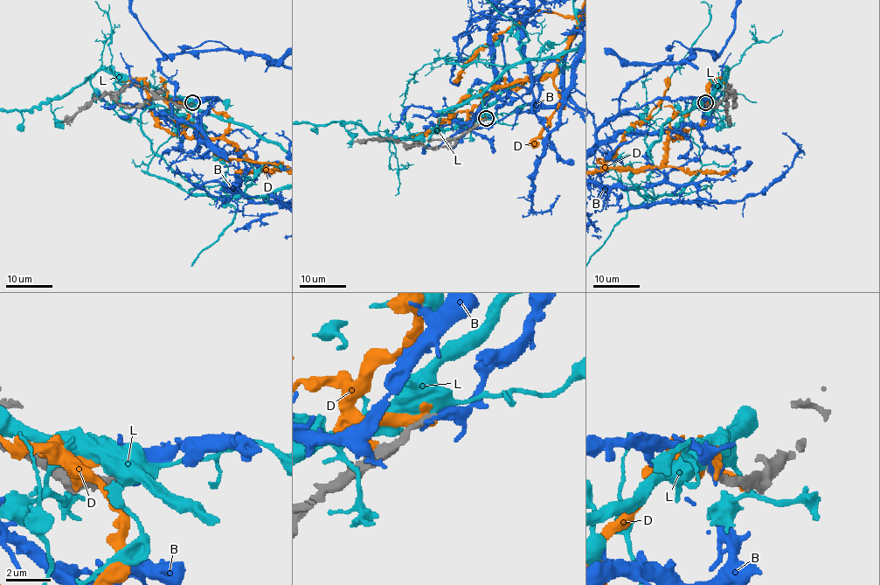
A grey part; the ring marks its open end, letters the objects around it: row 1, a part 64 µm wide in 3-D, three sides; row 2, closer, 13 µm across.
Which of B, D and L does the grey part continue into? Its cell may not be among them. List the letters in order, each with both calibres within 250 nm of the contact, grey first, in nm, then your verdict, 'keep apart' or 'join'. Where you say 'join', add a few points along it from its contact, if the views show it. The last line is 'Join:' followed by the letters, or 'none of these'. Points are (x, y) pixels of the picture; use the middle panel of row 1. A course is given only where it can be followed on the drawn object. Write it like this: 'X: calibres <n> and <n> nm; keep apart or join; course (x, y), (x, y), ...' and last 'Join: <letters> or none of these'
B: calibres 320 and 280 nm; keep apart
D: calibres 320 and 500 nm; keep apart
L: calibres 300 and 500 nm; keep apart
Join: none of these

